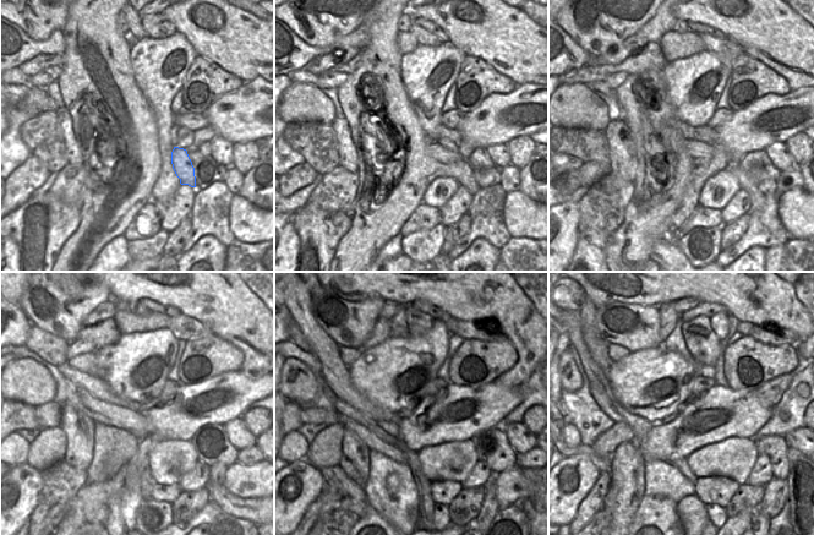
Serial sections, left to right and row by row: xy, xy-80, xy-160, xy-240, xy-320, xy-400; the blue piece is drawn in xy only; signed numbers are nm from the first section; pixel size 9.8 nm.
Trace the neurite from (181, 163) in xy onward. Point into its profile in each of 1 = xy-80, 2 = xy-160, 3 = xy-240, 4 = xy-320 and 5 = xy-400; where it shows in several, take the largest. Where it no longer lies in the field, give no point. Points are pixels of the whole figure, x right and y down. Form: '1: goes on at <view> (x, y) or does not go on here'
1: goes on at xy-80 (436, 151)
2: goes on at xy-160 (699, 152)
3: goes on at xy-240 (99, 411)
4: goes on at xy-320 (336, 374)
5: goes on at xy-400 (597, 348)

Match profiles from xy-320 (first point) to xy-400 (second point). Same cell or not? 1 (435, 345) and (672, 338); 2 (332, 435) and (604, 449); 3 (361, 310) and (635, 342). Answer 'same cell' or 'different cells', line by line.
1: different cells
2: same cell
3: same cell

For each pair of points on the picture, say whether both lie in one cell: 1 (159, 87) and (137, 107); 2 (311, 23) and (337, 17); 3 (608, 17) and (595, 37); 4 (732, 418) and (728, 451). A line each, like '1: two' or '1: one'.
1: two
2: one
3: one
4: two

